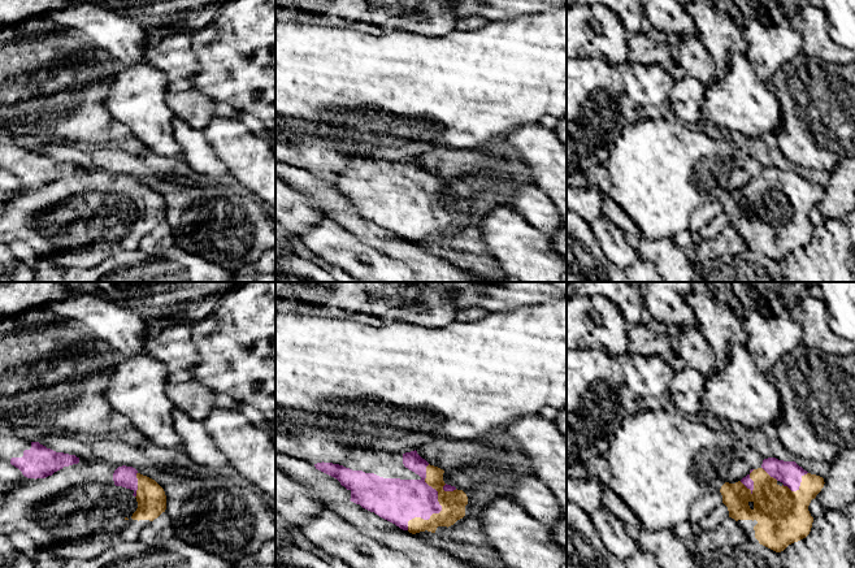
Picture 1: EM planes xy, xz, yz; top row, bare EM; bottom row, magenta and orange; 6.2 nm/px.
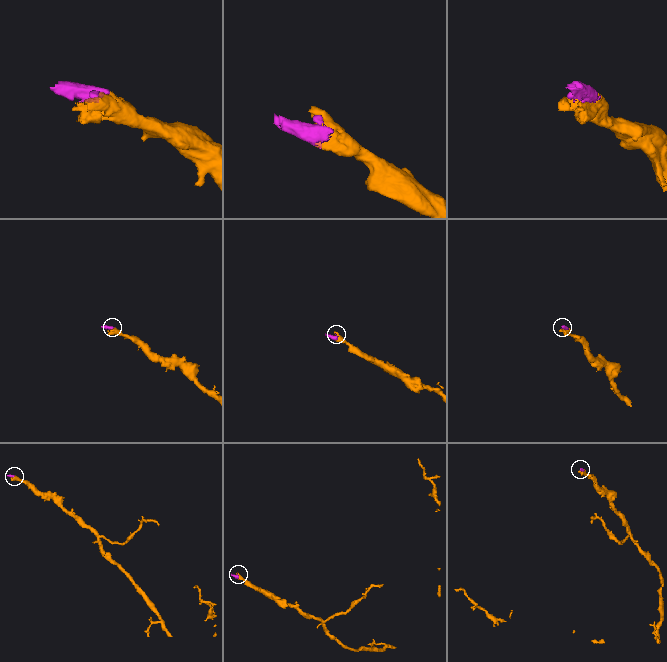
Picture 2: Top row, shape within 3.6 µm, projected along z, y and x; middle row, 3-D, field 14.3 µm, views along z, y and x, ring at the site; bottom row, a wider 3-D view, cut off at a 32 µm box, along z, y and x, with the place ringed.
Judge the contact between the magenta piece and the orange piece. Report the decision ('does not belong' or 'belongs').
belongs

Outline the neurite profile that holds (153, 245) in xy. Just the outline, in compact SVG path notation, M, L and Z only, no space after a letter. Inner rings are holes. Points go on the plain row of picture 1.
M162 221L142 238L139 250L149 259L156 259L164 256L173 246L175 246L173 230L166 221Z

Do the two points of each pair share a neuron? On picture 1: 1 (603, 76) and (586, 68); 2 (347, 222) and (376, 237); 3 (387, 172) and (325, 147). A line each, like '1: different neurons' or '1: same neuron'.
1: same neuron
2: same neuron
3: same neuron

